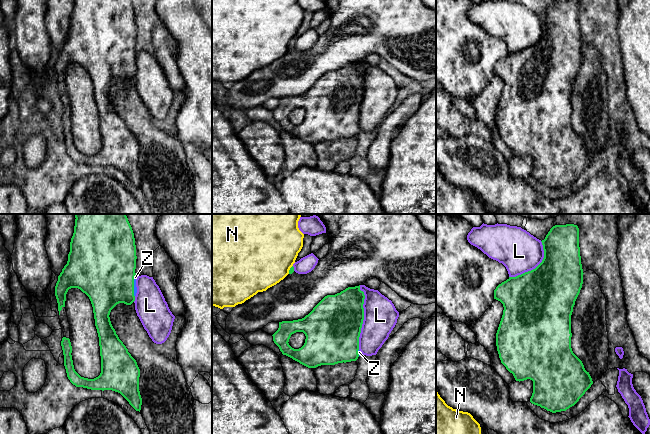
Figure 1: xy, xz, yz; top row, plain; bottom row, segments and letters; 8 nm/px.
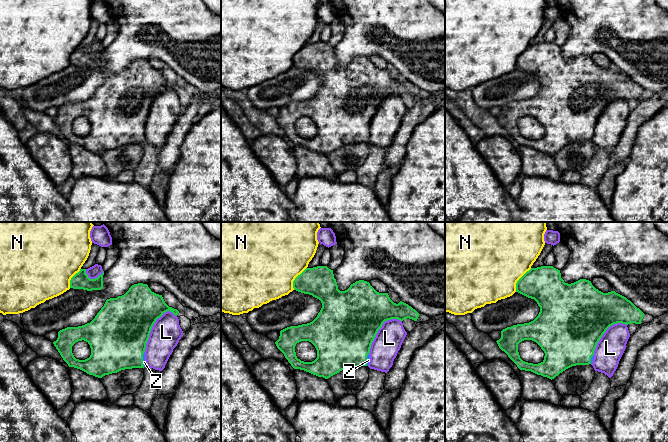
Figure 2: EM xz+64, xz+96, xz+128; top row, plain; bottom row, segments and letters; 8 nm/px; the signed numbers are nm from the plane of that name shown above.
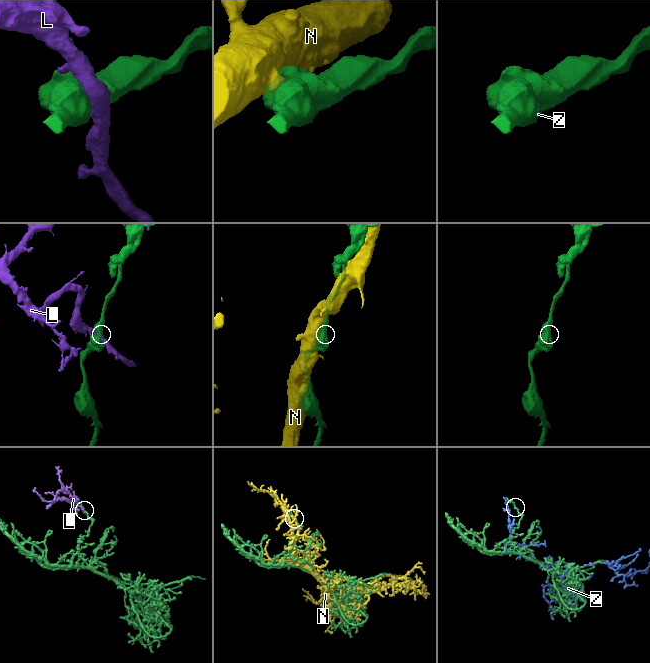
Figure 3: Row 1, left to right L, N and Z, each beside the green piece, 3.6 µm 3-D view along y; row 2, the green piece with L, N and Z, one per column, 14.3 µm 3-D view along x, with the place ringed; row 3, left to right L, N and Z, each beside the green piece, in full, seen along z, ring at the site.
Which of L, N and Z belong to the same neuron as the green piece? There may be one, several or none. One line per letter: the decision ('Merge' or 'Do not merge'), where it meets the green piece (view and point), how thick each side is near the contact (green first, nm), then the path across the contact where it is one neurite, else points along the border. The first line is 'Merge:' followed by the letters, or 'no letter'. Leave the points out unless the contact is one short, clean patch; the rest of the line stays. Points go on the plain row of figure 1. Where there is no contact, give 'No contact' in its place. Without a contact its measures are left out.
Merge: Z
L: Do not merge. Touches green at xz (363, 93). Thickness 440 nm (green) against 280 nm
N: Do not merge. Touches green at xz (290, 45). Thickness 40 nm (green) against 480 nm
Z: Merge. Touches green at xy (133, 61). Thickness 480 nm (green) against 30 nm

